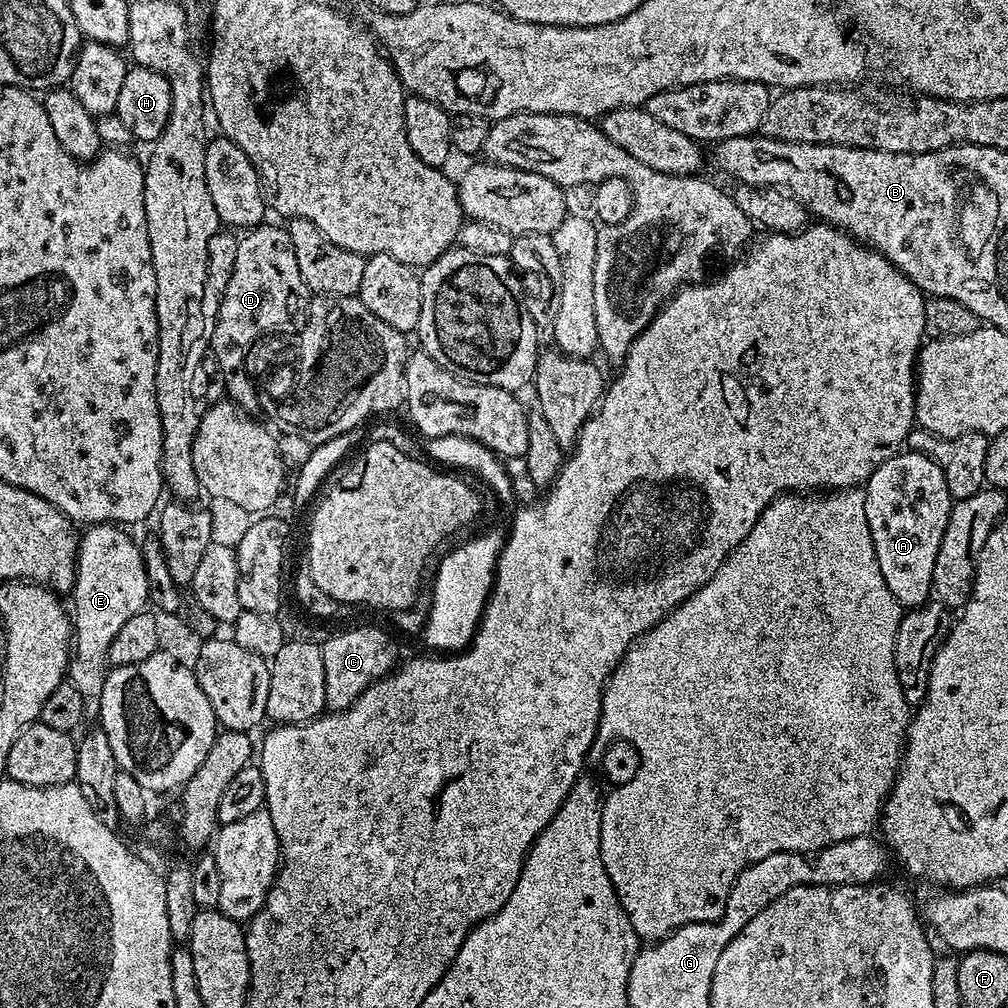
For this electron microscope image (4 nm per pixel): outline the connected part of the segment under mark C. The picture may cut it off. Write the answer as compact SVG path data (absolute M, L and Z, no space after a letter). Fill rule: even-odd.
M352 628L320 644L326 670L326 705L333 712L349 708L376 680L397 667L396 644L380 628Z

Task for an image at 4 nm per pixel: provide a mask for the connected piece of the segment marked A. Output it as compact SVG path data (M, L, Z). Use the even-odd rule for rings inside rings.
M901 450L870 474L862 491L878 570L882 570L890 594L901 606L917 608L933 595L934 561L954 503L946 478L942 478L942 470L928 456Z

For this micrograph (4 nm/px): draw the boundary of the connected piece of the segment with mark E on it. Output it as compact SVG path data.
M113 523L91 525L83 531L77 545L76 580L72 591L75 638L66 676L82 694L84 714L88 718L100 715L100 696L105 688L109 665L108 650L114 635L127 619L143 611L148 601L148 583L140 544L125 532Z

